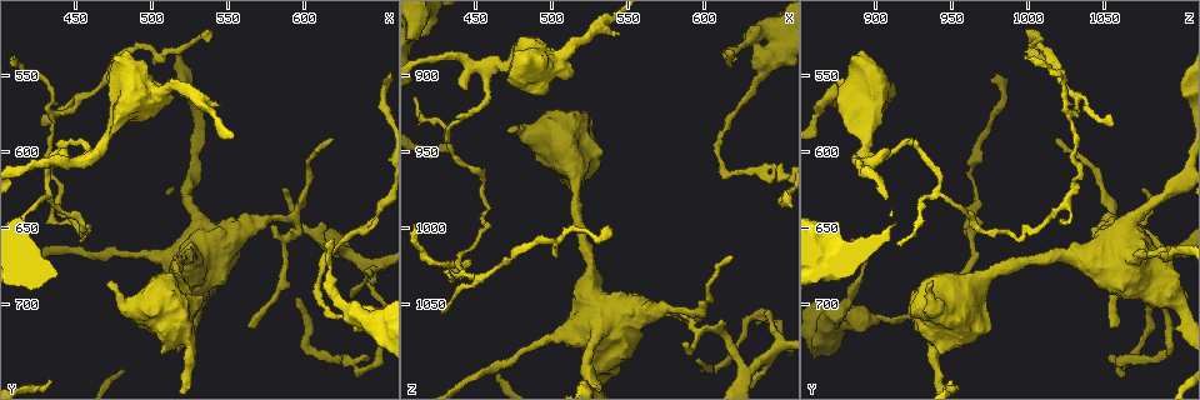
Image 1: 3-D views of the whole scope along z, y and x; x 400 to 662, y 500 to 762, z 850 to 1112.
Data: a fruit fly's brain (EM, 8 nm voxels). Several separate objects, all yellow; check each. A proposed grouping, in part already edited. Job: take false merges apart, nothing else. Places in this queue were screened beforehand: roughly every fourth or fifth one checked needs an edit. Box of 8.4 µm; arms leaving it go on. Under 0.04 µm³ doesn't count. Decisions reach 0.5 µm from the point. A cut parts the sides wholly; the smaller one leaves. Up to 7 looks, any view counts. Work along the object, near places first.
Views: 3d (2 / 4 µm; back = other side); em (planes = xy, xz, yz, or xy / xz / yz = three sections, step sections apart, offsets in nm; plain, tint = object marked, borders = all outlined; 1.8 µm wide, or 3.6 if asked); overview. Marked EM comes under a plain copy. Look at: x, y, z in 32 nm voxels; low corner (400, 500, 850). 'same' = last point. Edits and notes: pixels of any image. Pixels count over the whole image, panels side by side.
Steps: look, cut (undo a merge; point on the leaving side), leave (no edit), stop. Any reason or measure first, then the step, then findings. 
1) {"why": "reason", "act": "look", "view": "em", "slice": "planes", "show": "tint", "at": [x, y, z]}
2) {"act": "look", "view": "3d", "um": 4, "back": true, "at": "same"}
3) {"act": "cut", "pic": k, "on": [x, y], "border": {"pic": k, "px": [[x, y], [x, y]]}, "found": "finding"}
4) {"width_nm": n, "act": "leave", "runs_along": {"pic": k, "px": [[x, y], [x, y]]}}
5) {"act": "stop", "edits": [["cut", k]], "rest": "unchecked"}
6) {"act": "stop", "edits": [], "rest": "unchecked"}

{"act": "look", "view": "3d", "um": 4, "back": true, "at": [458, 604, 896]}

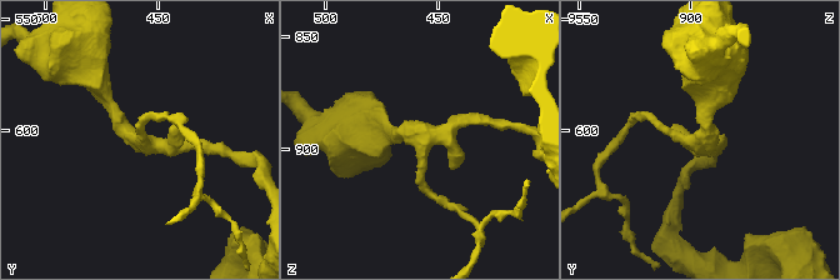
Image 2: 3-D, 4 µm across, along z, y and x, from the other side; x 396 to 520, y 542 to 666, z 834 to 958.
{"act": "look", "view": "em", "slice": "planes", "show": "tint", "at": [458, 605, 895]}

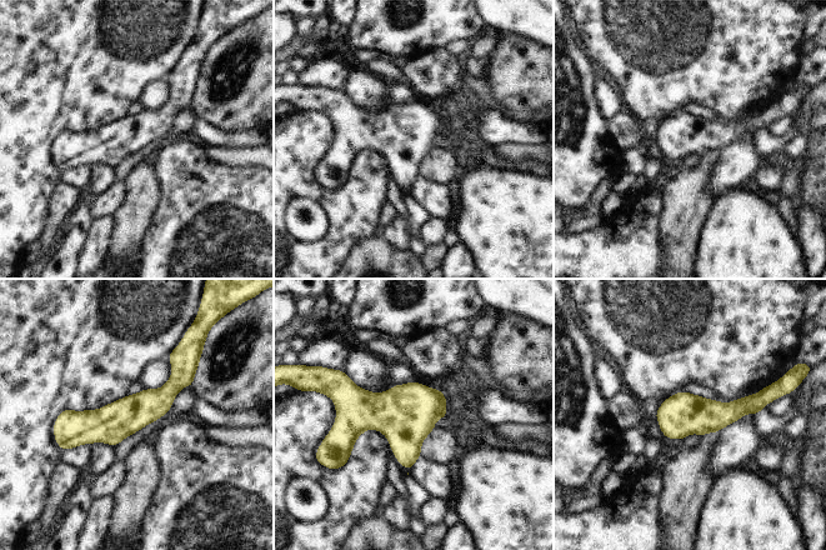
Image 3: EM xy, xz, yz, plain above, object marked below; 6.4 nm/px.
{"width_nm": 260, "act": "leave", "runs_along": {"pic": 3, "px": [[191, 371], [111, 424], [59, 425]]}, "found": "all the same cell"}

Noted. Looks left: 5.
{"why": "sudden change in width", "act": "look", "view": "3d", "um": 4, "at": [512, 560, 882]}

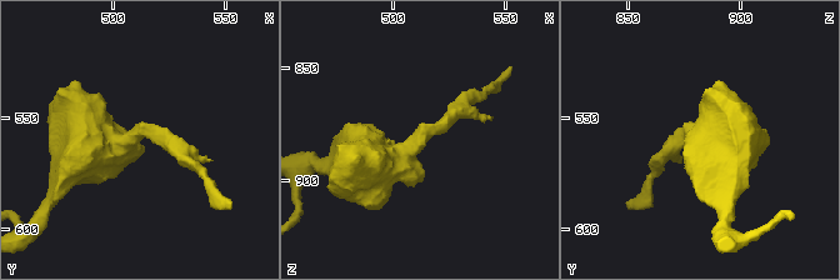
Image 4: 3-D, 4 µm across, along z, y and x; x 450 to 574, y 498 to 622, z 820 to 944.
{"why": "now the EM", "act": "look", "view": "em", "um": 3.6, "slice": "xy", "step": 16, "show": "tint", "at": [512, 557, 882]}

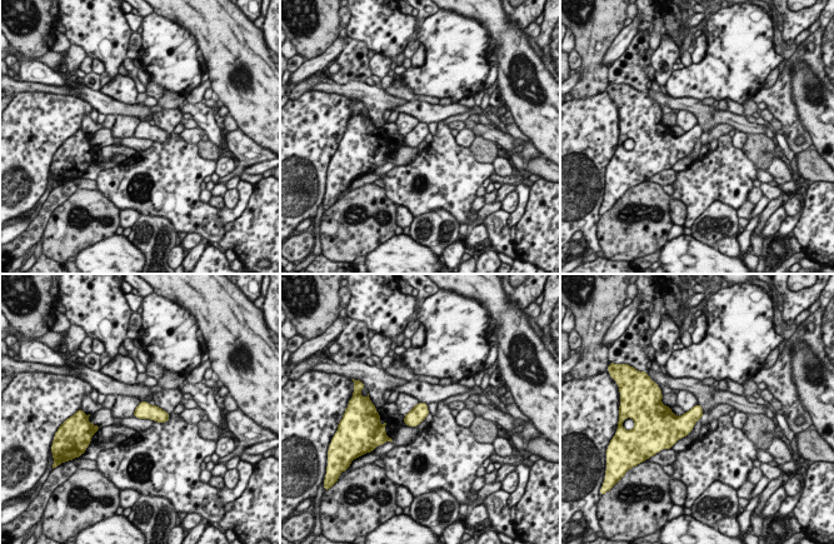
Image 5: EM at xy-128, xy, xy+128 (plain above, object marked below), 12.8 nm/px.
{"why": "another direction", "act": "look", "view": "em", "um": 3.6, "slice": "planes", "show": "tint", "at": "same"}

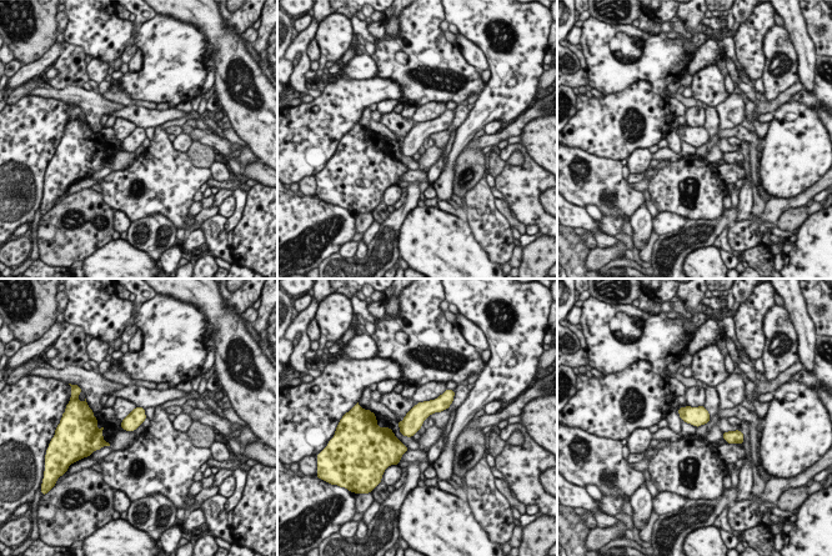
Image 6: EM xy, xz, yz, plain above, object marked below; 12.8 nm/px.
{"act": "leave", "runs_along": {"pic": 6, "px": [[445, 396], [404, 431]]}, "found": "all the same cell"}

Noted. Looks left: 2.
{"why": "sharp bend", "act": "look", "view": "3d", "um": 4, "at": [636, 736, 1060]}

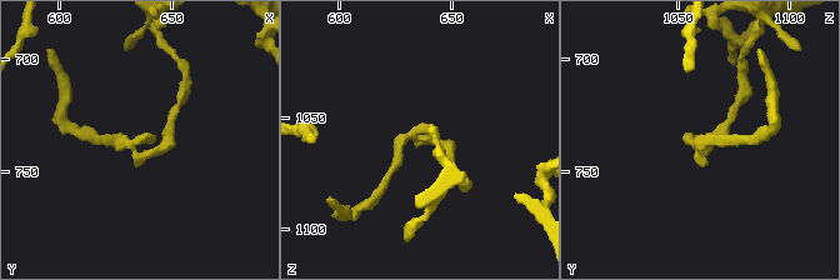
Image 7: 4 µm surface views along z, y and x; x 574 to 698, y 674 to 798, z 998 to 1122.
{"act": "look", "view": "em", "slice": "planes", "show": "borders", "at": [634, 738, 1058]}

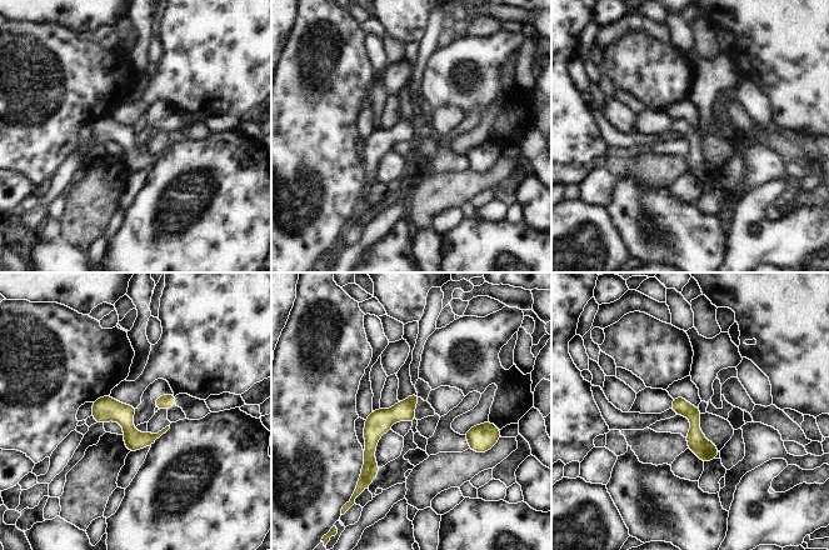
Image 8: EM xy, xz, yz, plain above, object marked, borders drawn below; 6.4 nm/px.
{"width_nm": 110, "act": "leave", "found": "all the same cell"}

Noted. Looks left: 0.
{"act": "stop", "edits": [], "rest": "unchecked"}

